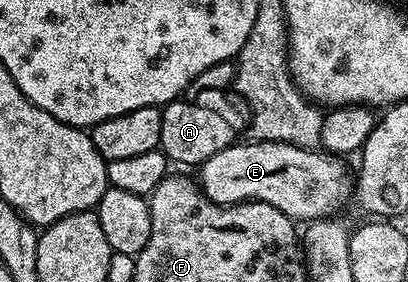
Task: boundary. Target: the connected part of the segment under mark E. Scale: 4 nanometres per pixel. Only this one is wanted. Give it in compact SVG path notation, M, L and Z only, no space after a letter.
M236 141L230 147L221 149L221 153L213 153L198 168L197 182L204 195L215 203L230 205L244 201L268 203L281 213L285 213L291 220L310 221L312 219L326 219L334 216L335 211L343 203L343 198L349 195L349 175L342 158L319 149L308 149L289 145L288 143L274 143L273 141Z

